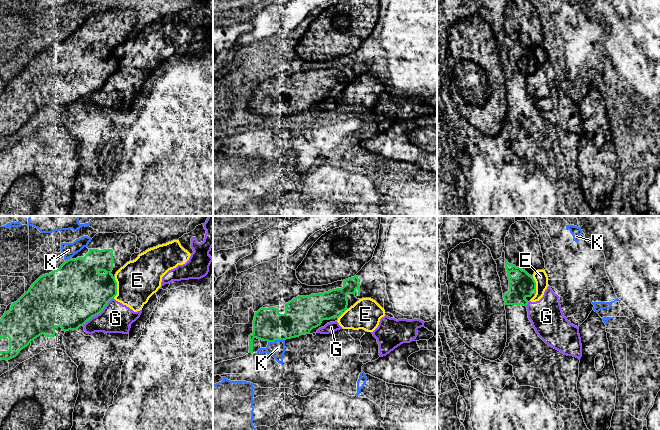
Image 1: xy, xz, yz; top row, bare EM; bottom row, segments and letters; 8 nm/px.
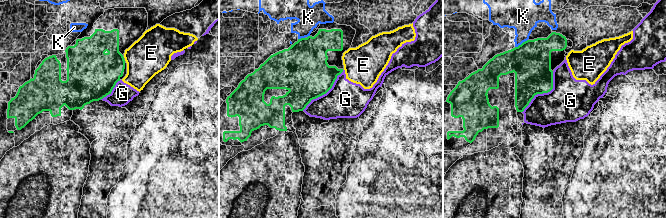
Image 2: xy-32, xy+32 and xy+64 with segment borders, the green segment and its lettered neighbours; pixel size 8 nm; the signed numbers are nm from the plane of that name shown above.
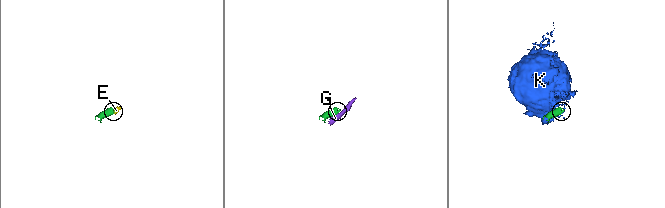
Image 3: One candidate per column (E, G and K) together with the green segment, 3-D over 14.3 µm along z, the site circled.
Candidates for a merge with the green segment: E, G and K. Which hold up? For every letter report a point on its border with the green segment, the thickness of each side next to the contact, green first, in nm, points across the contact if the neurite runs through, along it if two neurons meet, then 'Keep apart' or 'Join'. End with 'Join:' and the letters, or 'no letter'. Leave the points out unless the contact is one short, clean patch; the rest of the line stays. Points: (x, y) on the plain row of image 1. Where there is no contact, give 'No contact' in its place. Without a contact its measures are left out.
E: Touches green at xy (116, 64). Thickness 380 nm (green) against 320 nm. Boundary: xy (115, 54), (116, 70), (113, 73). Keep apart
G: Touches green at xy (98, 89). Thickness 480 nm (green) against 240 nm. Keep apart
K: Touches green at xz (276, 115). Thickness 260 nm (green) against 130 nm. Keep apart
Join: no letter

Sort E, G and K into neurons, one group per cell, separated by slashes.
E G / K

